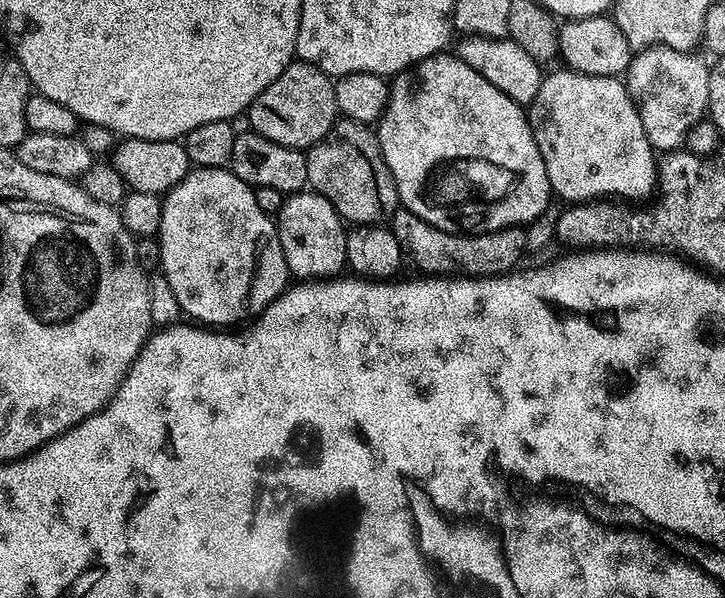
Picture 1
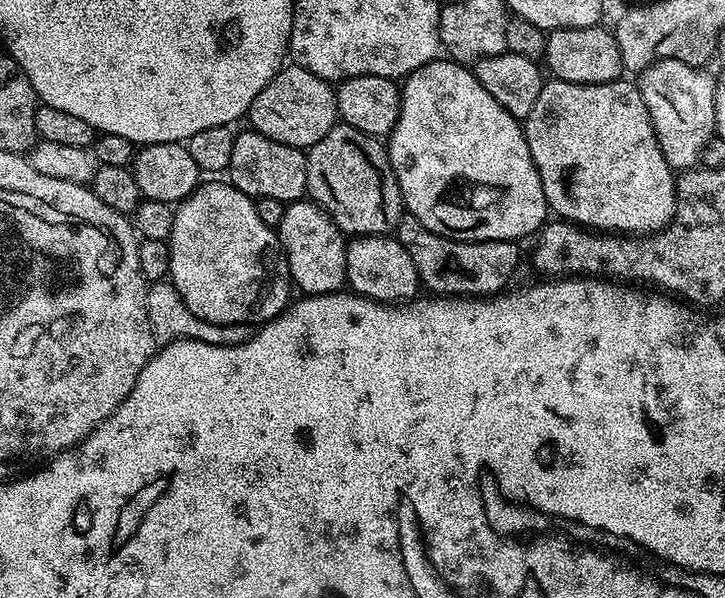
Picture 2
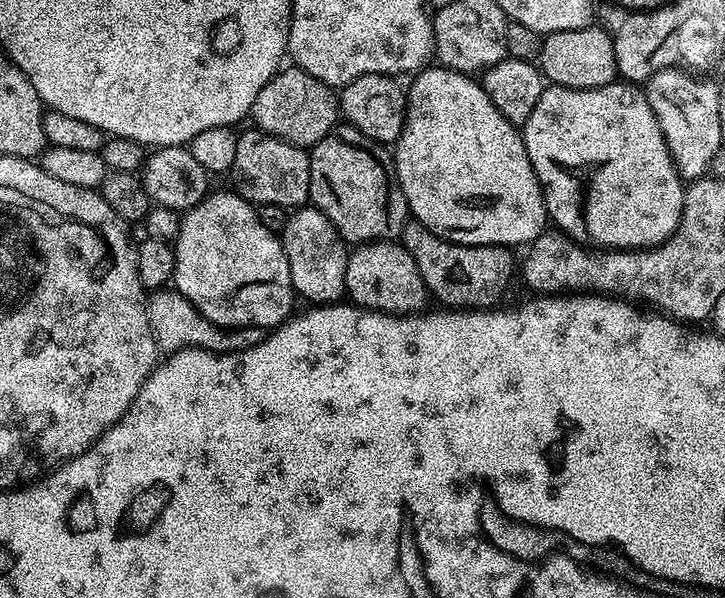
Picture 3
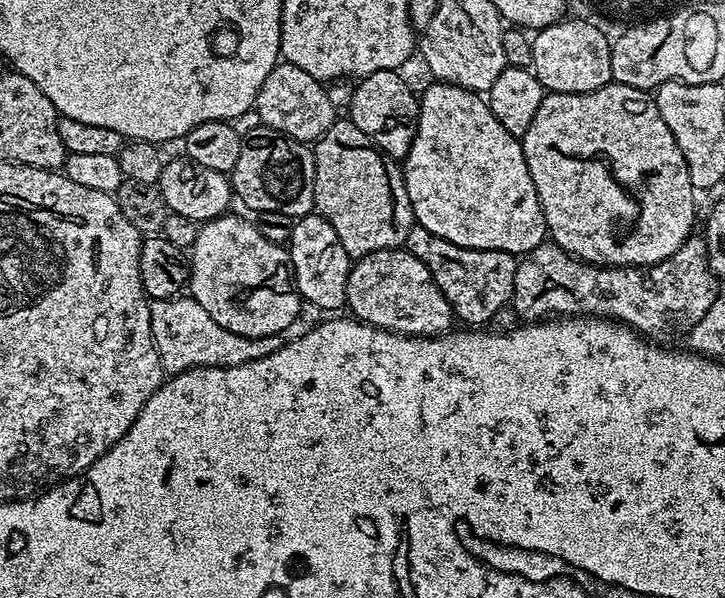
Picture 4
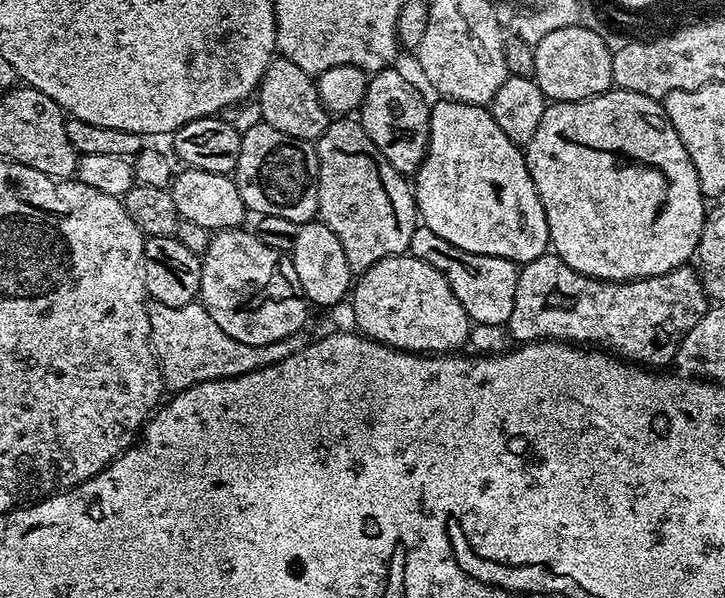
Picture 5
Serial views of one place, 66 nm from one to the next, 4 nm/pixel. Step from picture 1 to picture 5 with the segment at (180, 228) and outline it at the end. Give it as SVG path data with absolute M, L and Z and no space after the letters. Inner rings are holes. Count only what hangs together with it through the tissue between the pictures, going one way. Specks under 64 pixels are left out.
M243 227L224 228L209 239L208 248L202 253L198 300L210 318L214 318L214 322L218 322L218 326L230 334L230 338L246 346L266 346L301 331L308 320L310 305L300 288L298 274L294 274L291 255L266 246L266 242L256 237L255 231L244 231Z

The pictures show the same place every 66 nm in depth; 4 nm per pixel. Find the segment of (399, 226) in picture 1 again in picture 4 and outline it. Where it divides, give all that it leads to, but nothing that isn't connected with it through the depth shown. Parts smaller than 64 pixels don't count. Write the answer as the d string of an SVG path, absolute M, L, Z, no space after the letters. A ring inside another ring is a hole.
M419 226L410 230L406 247L426 266L426 270L430 270L438 290L442 290L446 302L450 302L452 315L457 321L465 320L468 326L484 326L487 320L494 319L503 308L511 305L518 260L510 253L458 246Z

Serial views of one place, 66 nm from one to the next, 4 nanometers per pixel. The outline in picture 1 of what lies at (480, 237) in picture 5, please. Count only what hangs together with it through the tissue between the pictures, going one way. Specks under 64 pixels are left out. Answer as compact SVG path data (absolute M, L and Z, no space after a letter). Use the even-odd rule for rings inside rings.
M447 51L438 52L436 55L418 62L412 68L408 68L405 72L396 73L390 84L388 109L380 117L378 127L375 129L376 138L380 141L382 158L394 178L401 205L409 208L414 214L418 214L418 218L438 226L438 230L446 230L447 232L467 232L472 234L480 226L476 224L482 223L483 220L503 221L500 219L507 212L512 211L516 211L515 223L517 225L528 226L531 220L538 219L547 210L548 199L553 199L554 196L550 186L550 178L546 178L546 162L542 162L542 154L534 142L534 134L528 125L528 113L521 105L515 104L506 94L502 94L502 90L498 90L498 86L486 82L486 78L482 78L482 74L478 74L478 70L466 66L466 62L461 60L459 55L448 55Z

